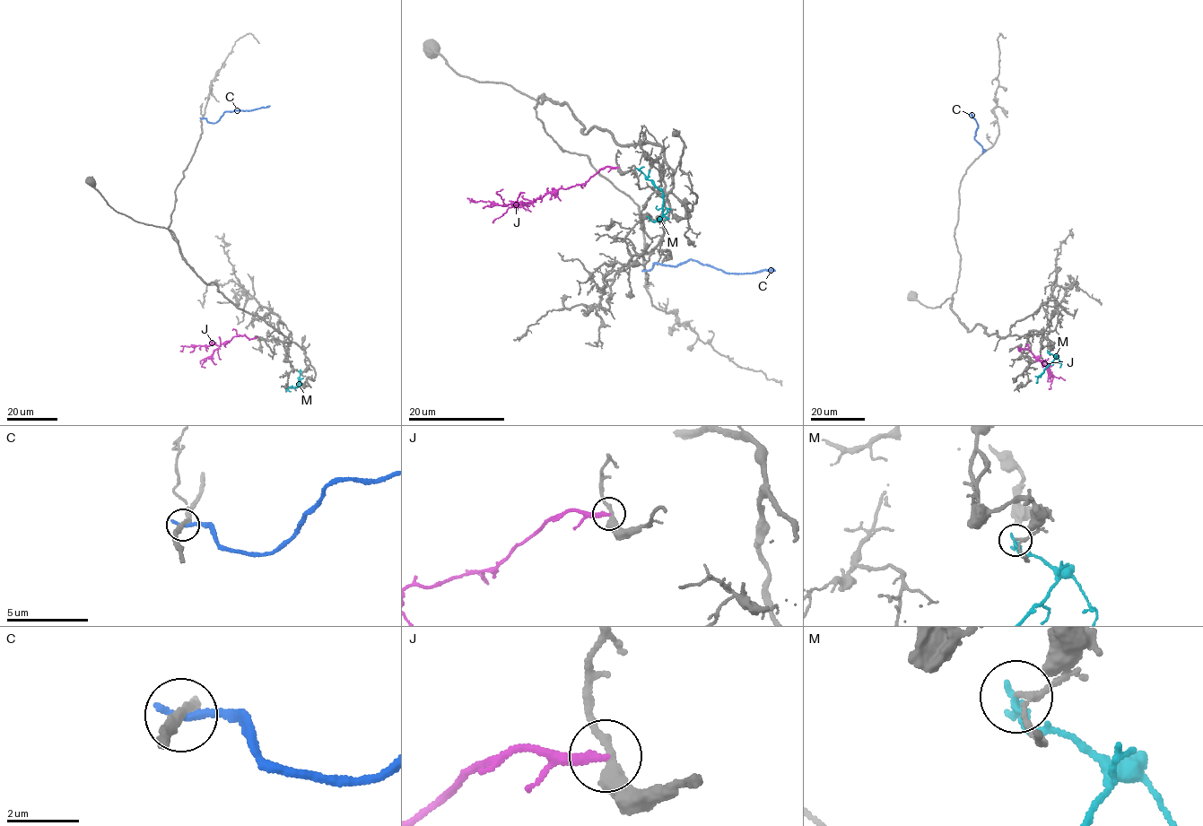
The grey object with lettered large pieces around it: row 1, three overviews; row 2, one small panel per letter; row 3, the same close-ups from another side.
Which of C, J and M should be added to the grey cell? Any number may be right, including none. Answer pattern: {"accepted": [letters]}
{"accepted": []}

